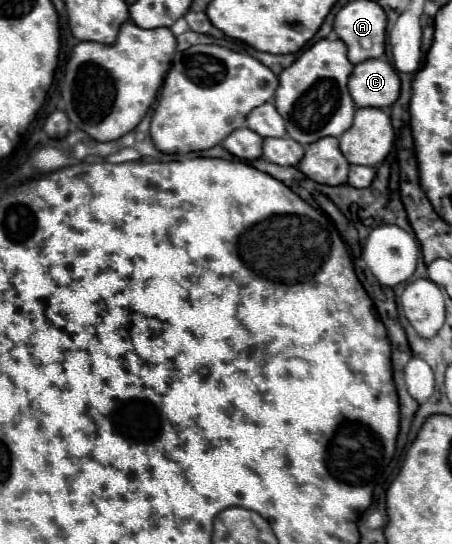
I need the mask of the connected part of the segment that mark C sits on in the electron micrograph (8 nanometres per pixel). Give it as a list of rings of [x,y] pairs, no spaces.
[[[381,58],[361,62],[349,78],[349,94],[357,108],[389,108],[399,98],[399,76]]]

